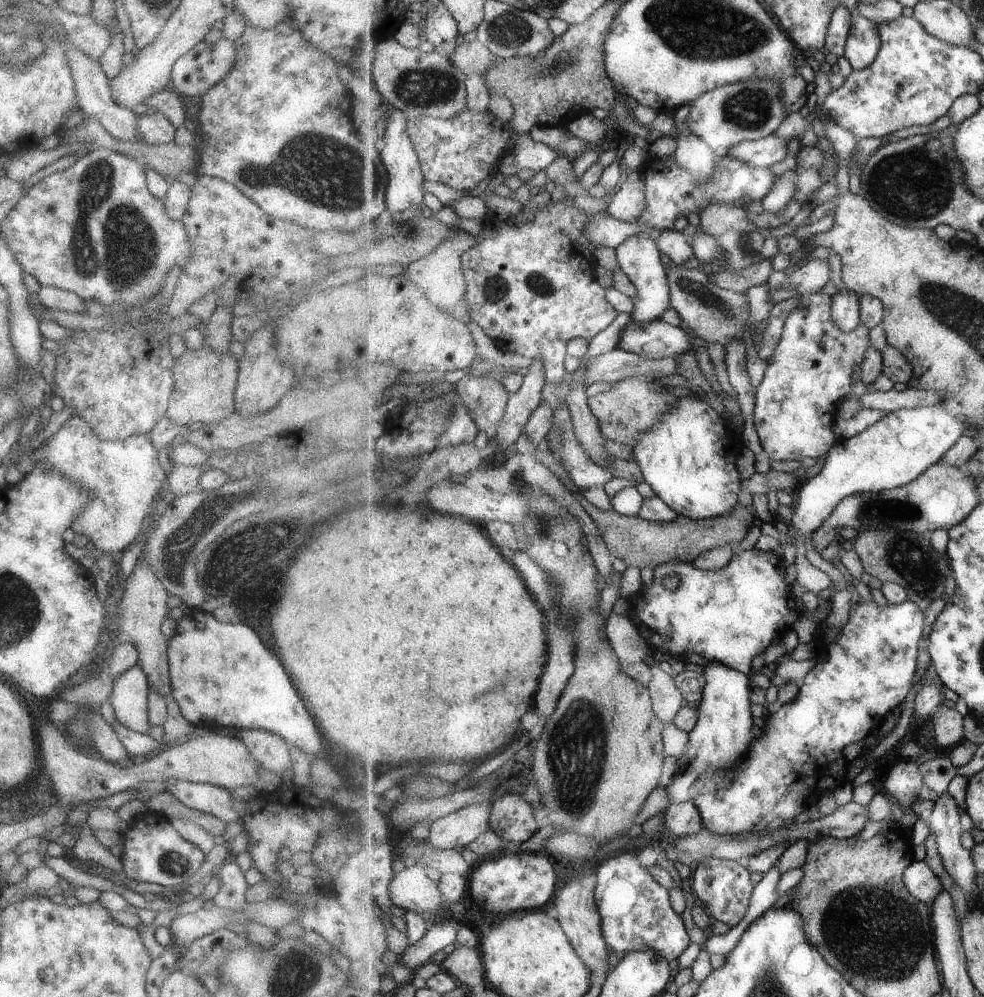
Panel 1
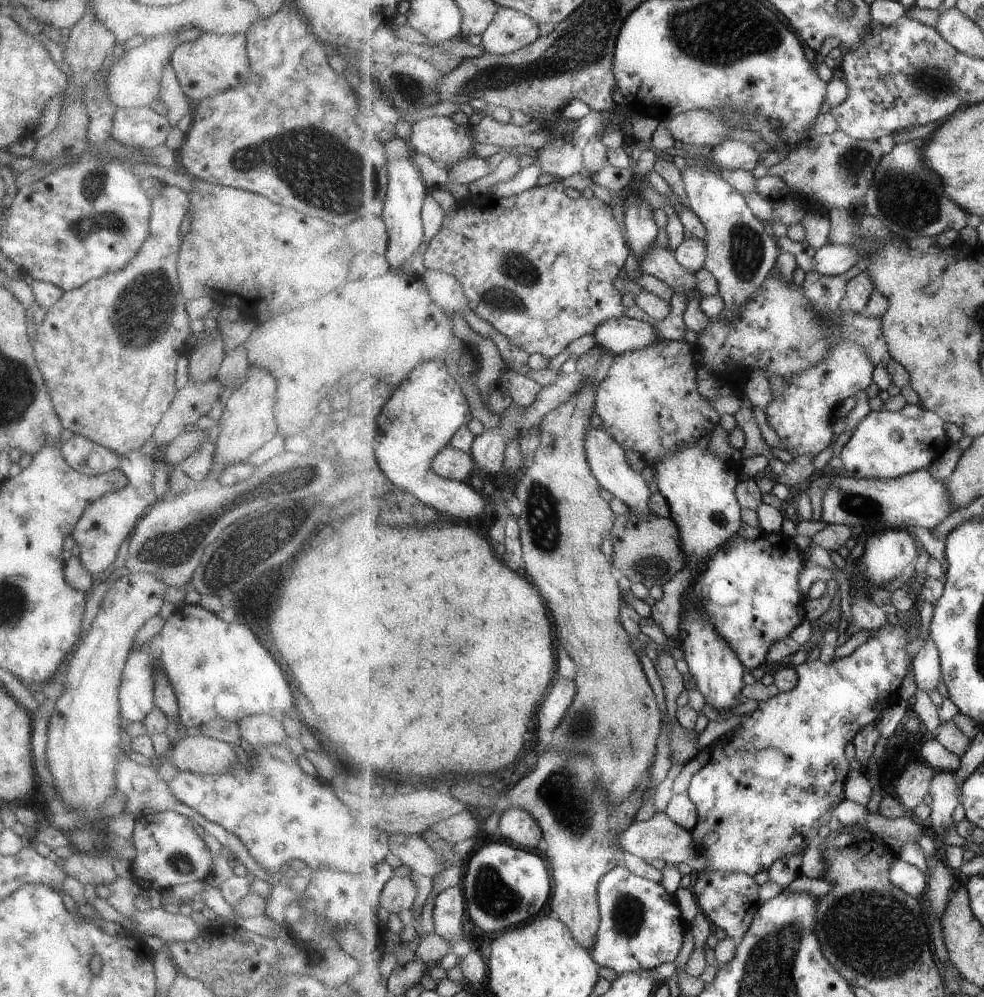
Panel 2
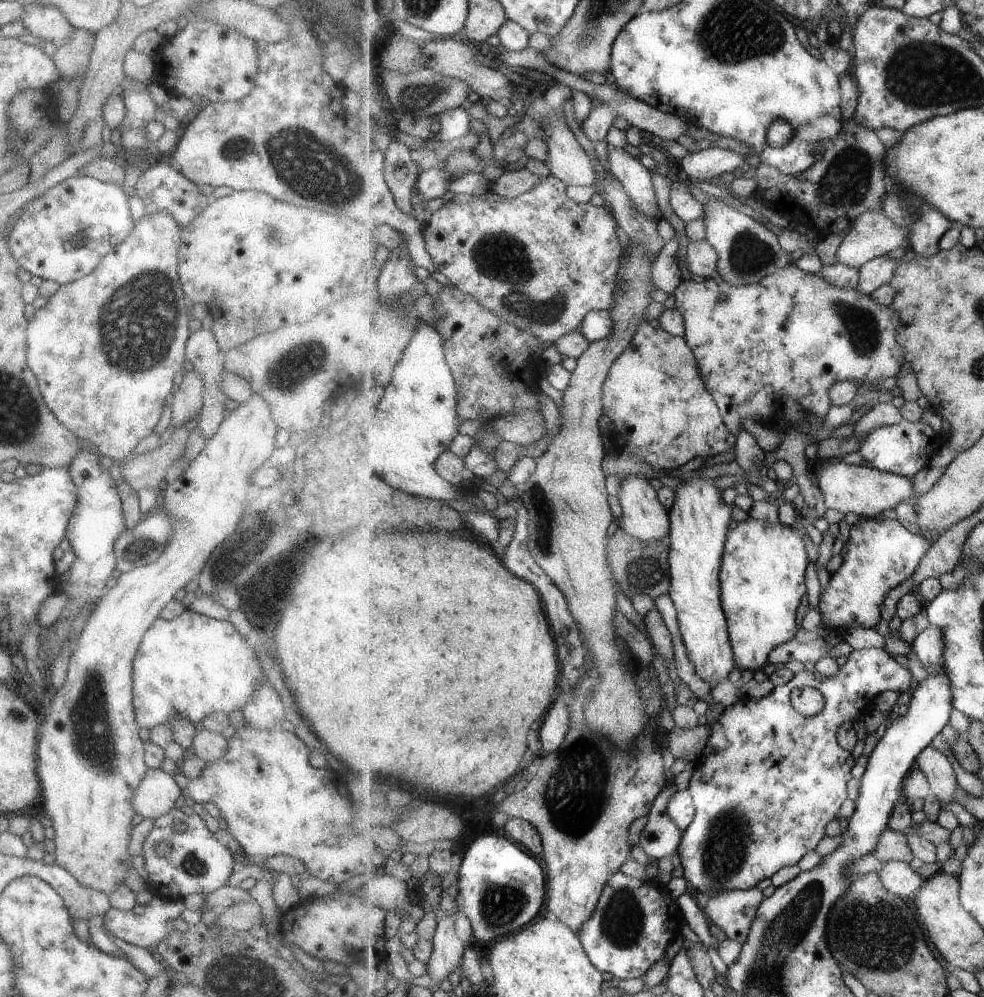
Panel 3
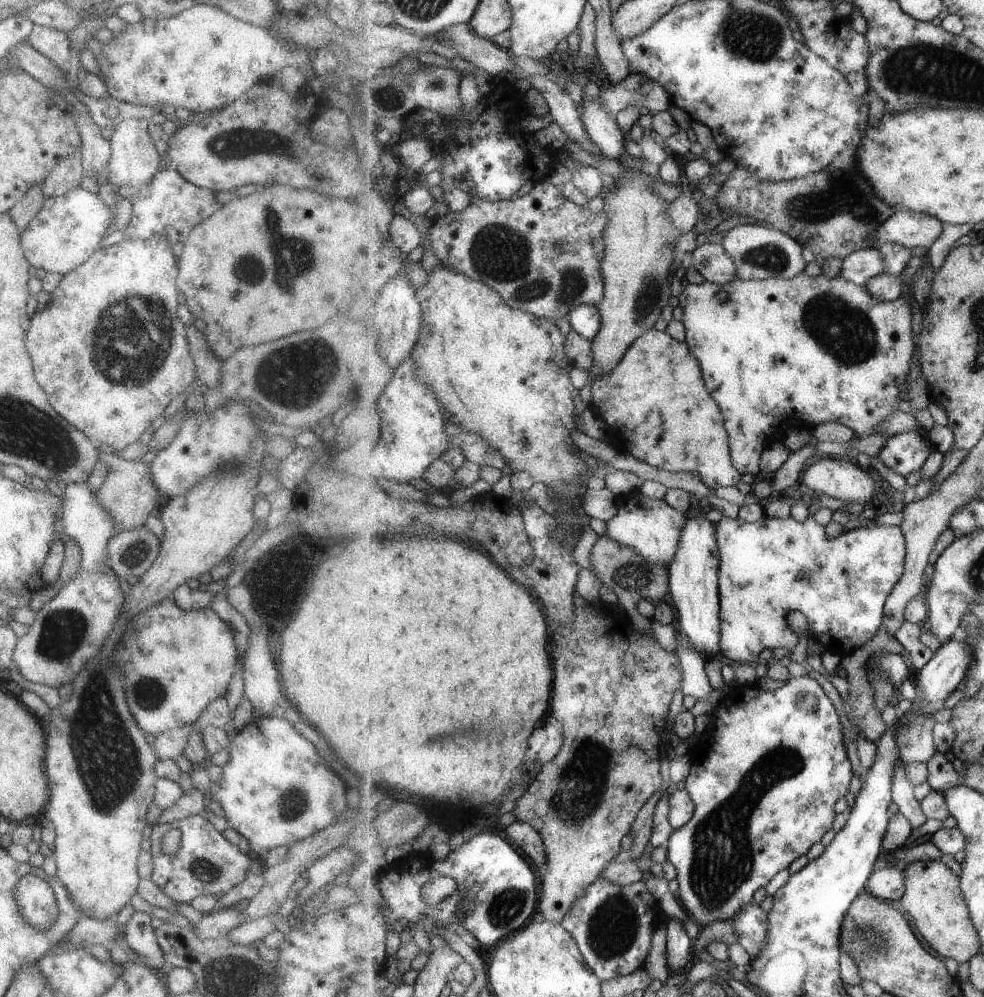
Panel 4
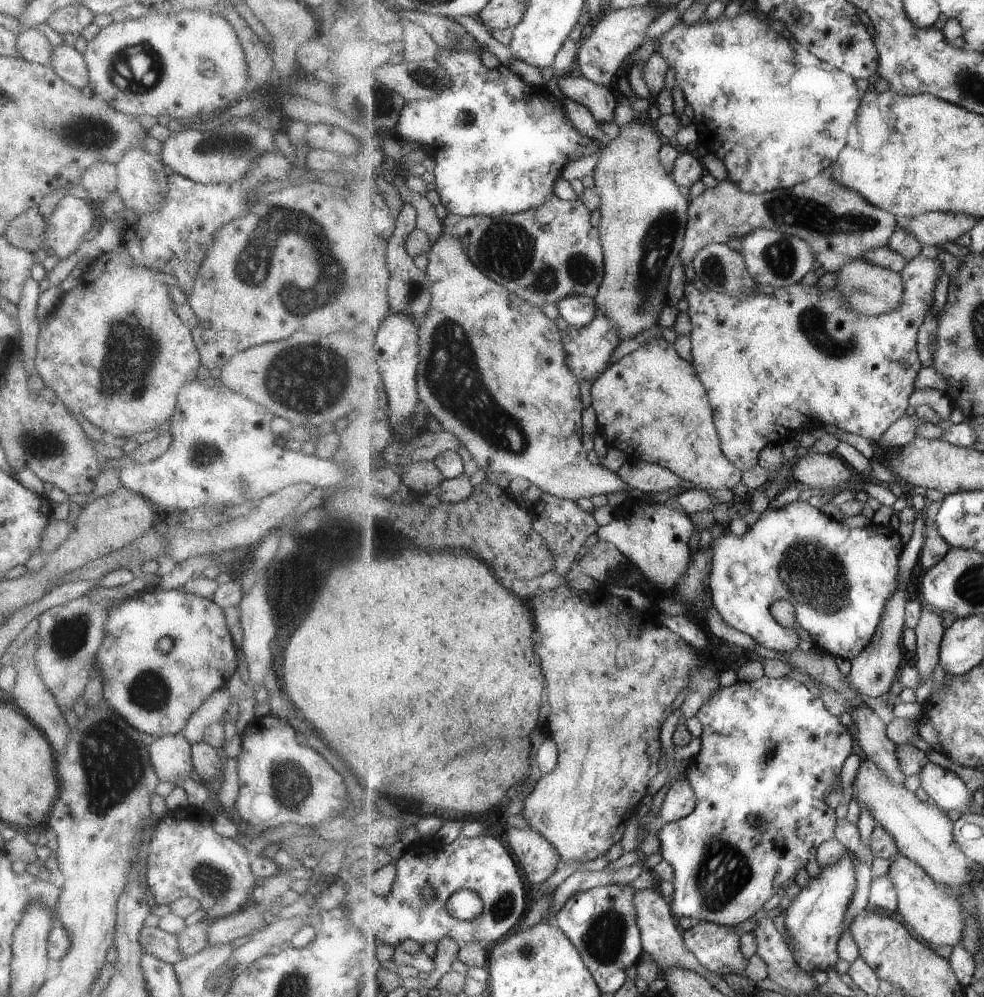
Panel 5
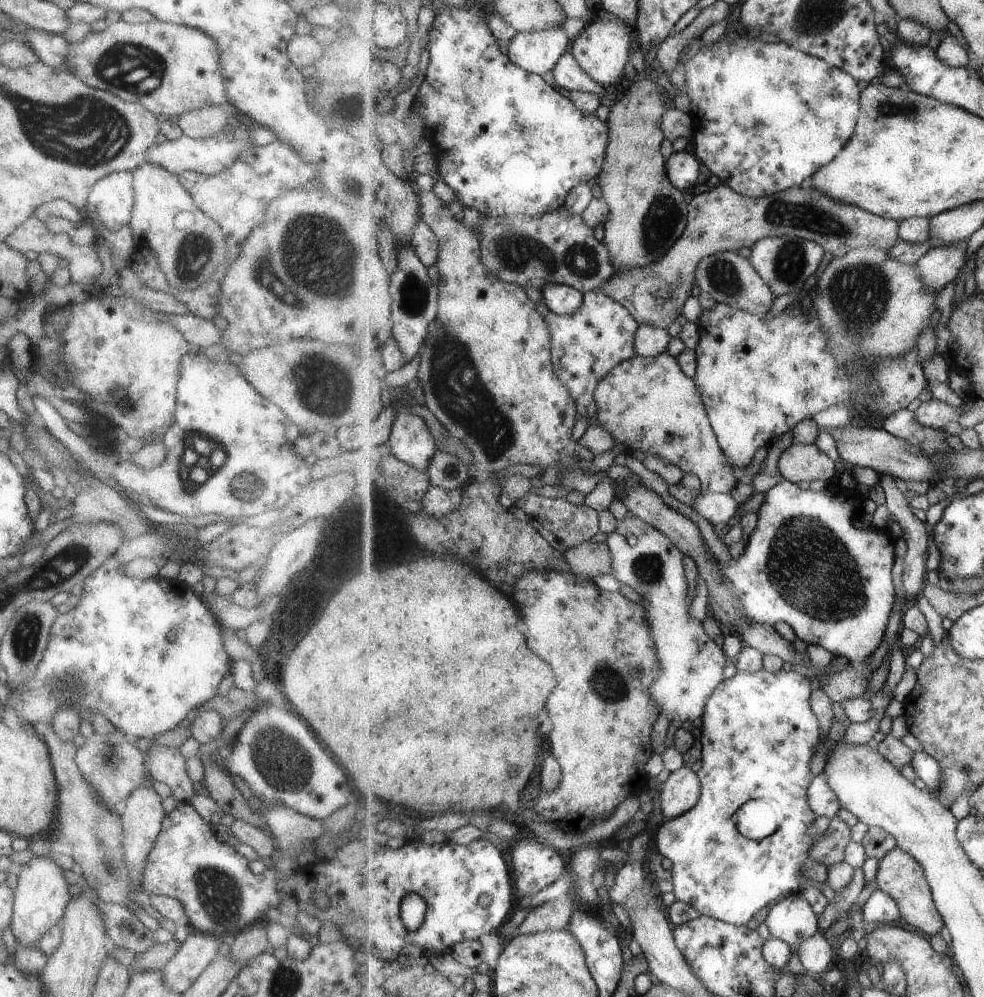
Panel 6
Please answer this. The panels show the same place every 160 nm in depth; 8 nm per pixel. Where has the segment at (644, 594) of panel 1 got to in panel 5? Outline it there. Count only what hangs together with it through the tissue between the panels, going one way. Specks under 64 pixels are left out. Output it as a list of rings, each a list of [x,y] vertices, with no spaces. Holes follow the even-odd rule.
[[[795,501],[780,509],[769,509],[768,511],[764,511],[743,536],[736,535],[728,528],[728,530],[722,532],[722,534],[715,539],[712,569],[708,584],[712,594],[710,598],[712,599],[715,609],[721,614],[721,617],[728,625],[748,634],[753,640],[765,648],[773,649],[781,654],[799,649],[800,634],[799,630],[796,628],[783,626],[783,624],[772,615],[772,604],[780,600],[797,602],[798,623],[803,630],[809,632],[815,647],[825,654],[829,653],[834,657],[837,656],[851,661],[853,658],[857,658],[857,656],[865,652],[868,646],[872,643],[880,626],[881,619],[884,616],[886,604],[895,594],[895,591],[900,588],[900,580],[898,579],[898,576],[900,575],[899,562],[901,553],[904,551],[904,545],[901,536],[899,536],[899,532],[891,523],[888,525],[869,524],[863,528],[851,528],[851,526],[842,524],[841,521],[838,521],[827,514],[823,514],[819,508],[811,506],[808,501]]]

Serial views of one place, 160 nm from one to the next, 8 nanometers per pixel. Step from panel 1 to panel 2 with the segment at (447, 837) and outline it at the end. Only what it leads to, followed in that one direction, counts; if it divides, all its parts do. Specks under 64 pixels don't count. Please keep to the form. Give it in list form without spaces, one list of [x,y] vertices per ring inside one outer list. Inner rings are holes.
[[[464,809],[463,812],[436,822],[429,830],[453,845],[461,840],[473,838],[479,830],[479,824],[475,816],[469,810]]]

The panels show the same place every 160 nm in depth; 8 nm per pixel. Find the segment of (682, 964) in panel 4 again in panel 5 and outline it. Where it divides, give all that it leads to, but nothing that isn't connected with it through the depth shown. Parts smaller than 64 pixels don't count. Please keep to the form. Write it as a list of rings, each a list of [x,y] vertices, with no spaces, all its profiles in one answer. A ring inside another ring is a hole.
[[[765,675],[755,682],[745,682],[737,680],[731,686],[719,688],[708,702],[704,702],[704,707],[697,714],[702,723],[702,733],[700,734],[701,749],[692,759],[686,768],[687,780],[691,782],[693,790],[697,795],[697,806],[689,815],[678,820],[663,825],[657,836],[661,842],[661,856],[674,870],[672,880],[673,898],[671,910],[678,921],[679,918],[694,918],[698,921],[714,921],[717,924],[738,928],[749,918],[753,918],[765,904],[771,900],[775,894],[785,891],[789,884],[795,882],[795,876],[799,870],[803,870],[811,858],[815,858],[819,848],[835,838],[835,826],[837,826],[837,816],[835,808],[827,804],[827,794],[837,790],[837,780],[840,780],[841,768],[845,760],[851,757],[853,746],[855,746],[854,732],[841,724],[838,716],[831,714],[831,710],[825,708],[825,702],[811,694],[811,690],[805,684],[796,682],[793,678],[769,678]]]

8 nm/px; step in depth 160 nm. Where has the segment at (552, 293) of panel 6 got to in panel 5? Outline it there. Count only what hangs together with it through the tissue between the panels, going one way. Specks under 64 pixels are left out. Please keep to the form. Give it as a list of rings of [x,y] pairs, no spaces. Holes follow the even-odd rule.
[[[566,296],[556,302],[561,320],[569,325],[584,327],[592,323],[595,318],[598,306],[596,300],[590,296]]]

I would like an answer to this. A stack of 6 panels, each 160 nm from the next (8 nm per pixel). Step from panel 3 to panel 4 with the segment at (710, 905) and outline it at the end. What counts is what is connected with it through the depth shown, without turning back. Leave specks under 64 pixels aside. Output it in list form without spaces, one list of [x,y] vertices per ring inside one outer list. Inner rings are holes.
[[[753,901],[739,915],[736,916],[736,929],[739,943],[749,951],[752,958],[757,958],[764,951],[768,941],[769,919],[768,914],[754,904]]]

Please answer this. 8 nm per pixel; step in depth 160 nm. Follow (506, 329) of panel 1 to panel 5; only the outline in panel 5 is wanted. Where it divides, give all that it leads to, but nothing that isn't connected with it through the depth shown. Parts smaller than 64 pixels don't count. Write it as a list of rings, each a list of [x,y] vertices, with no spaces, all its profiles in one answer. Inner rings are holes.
[[[555,195],[539,208],[500,217],[483,215],[464,217],[449,214],[443,220],[443,224],[443,233],[458,236],[468,246],[474,263],[487,276],[538,307],[544,304],[556,304],[566,296],[587,295],[595,298],[600,293],[606,273],[604,246],[600,230],[591,224],[591,211],[580,198],[570,201]]]

